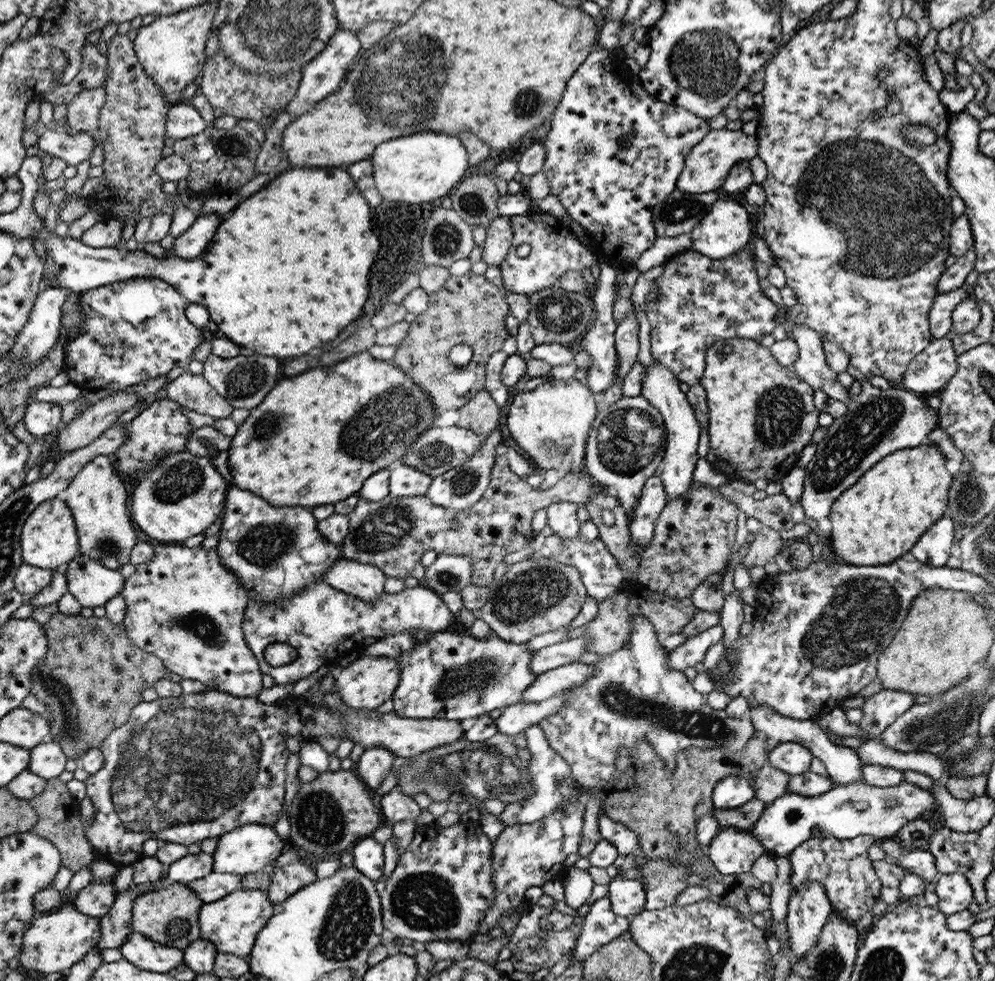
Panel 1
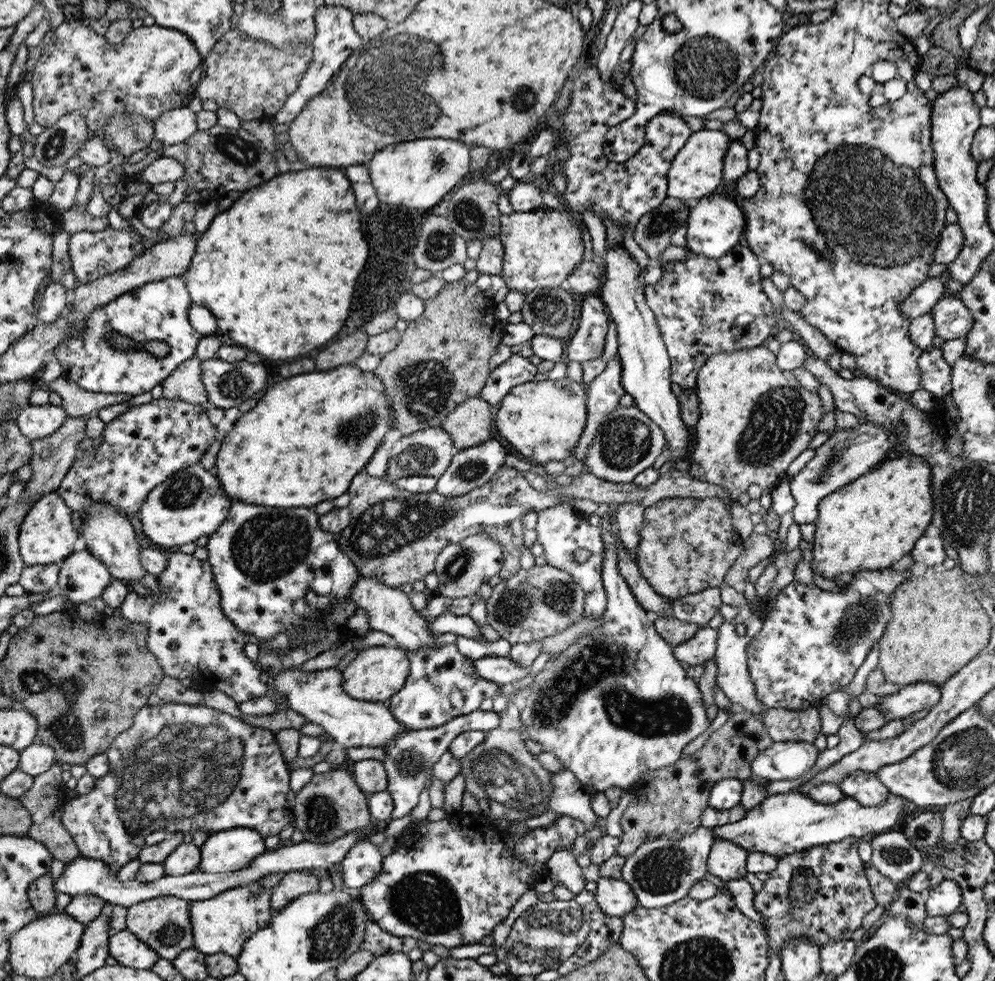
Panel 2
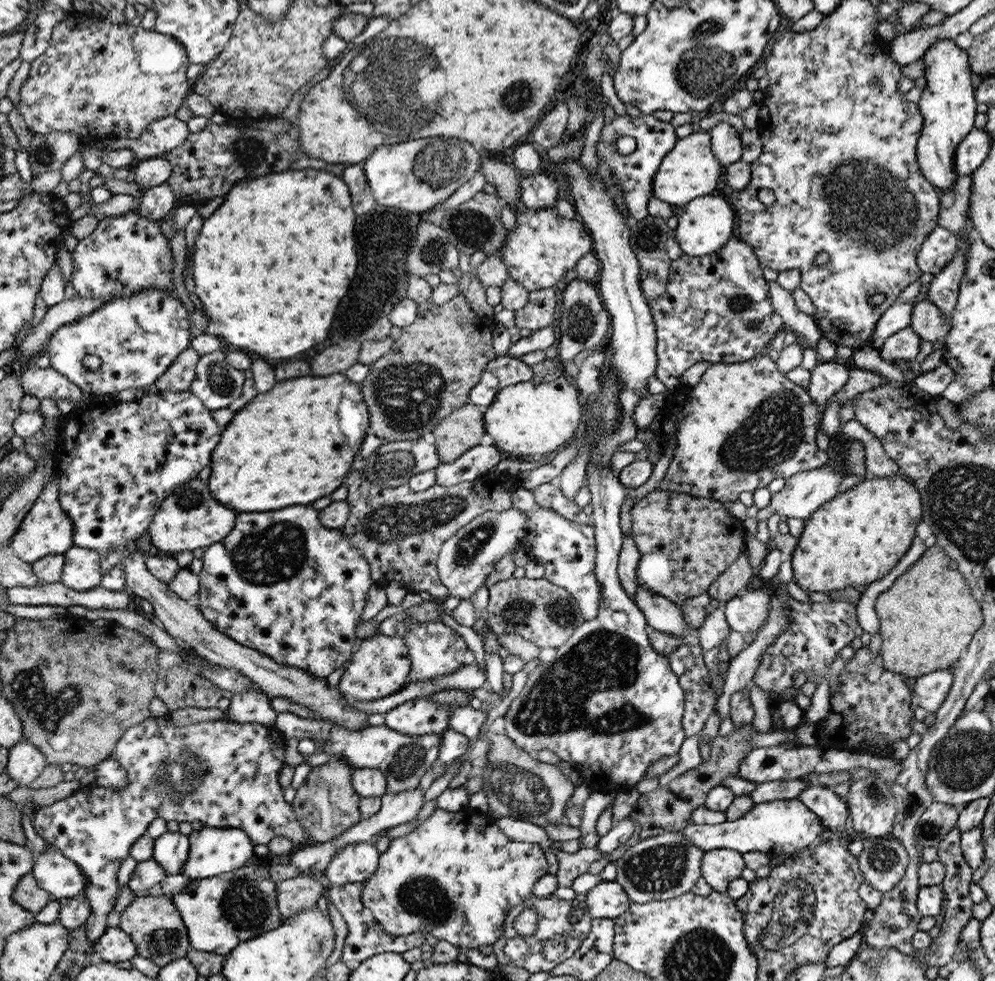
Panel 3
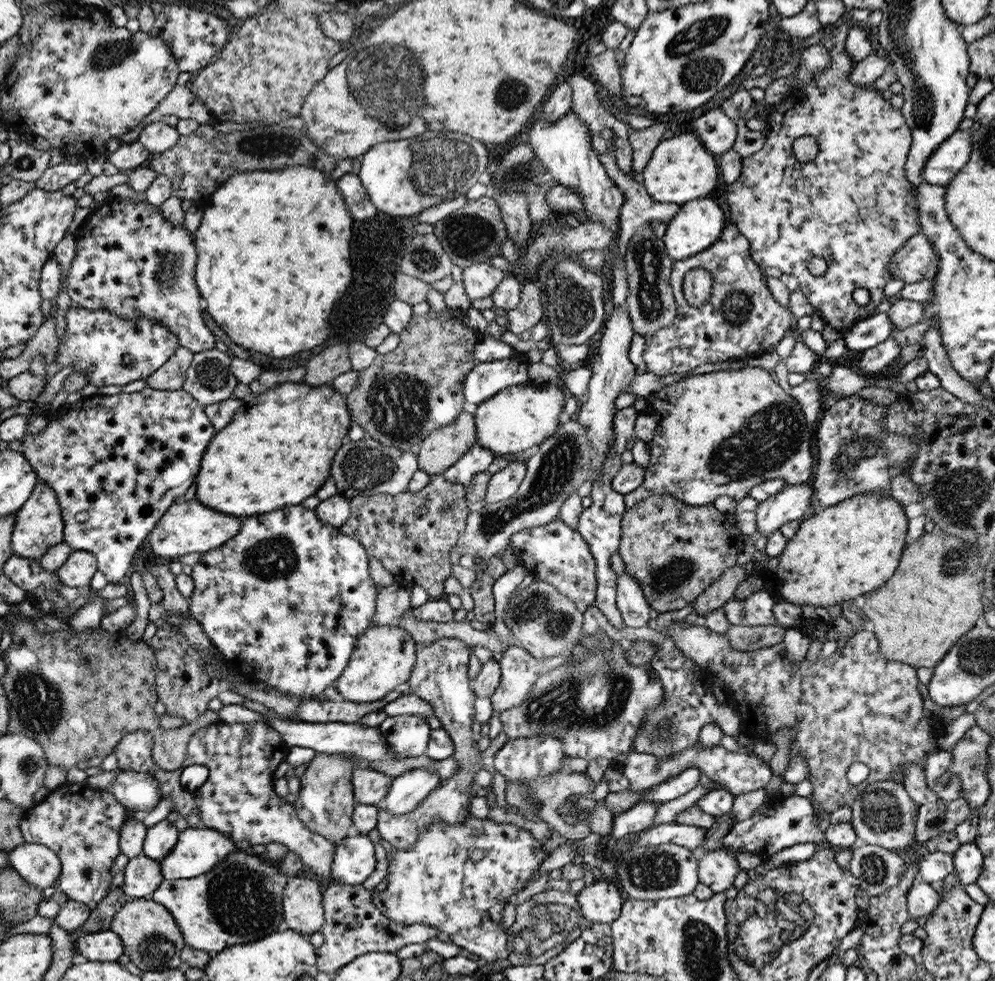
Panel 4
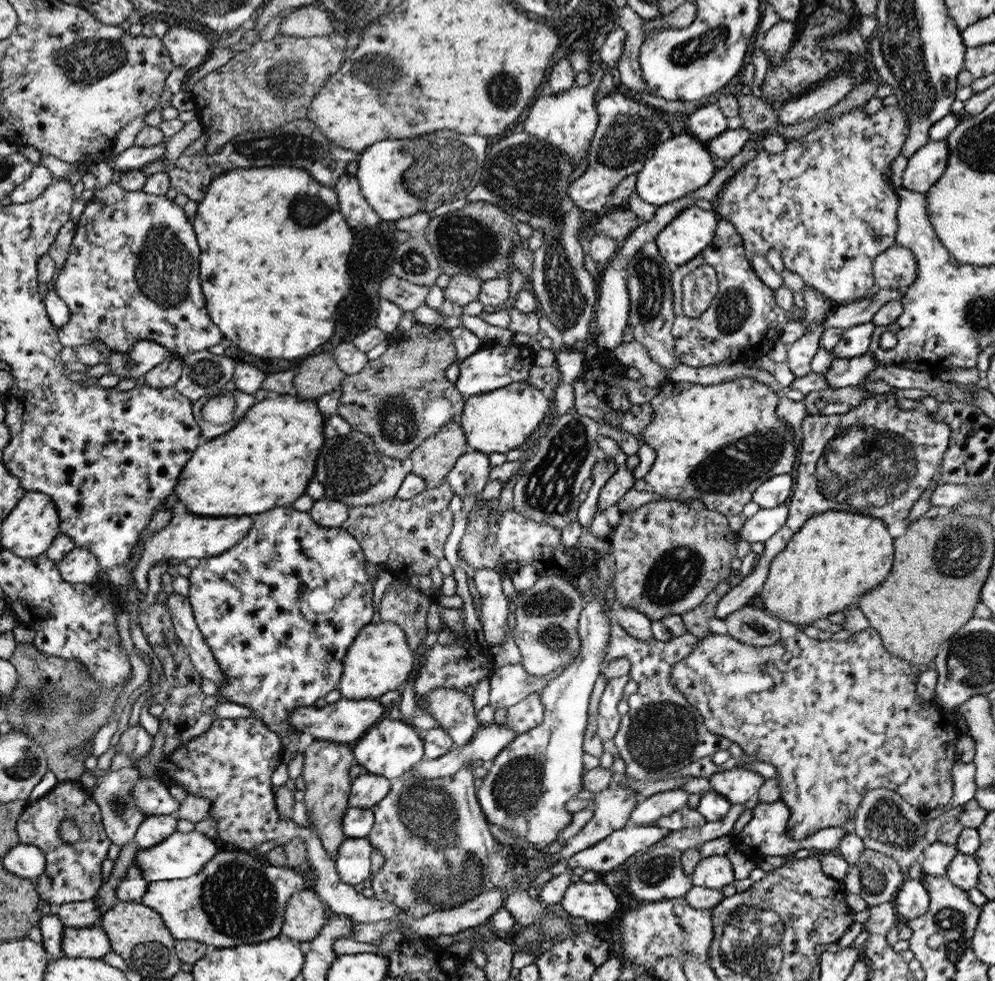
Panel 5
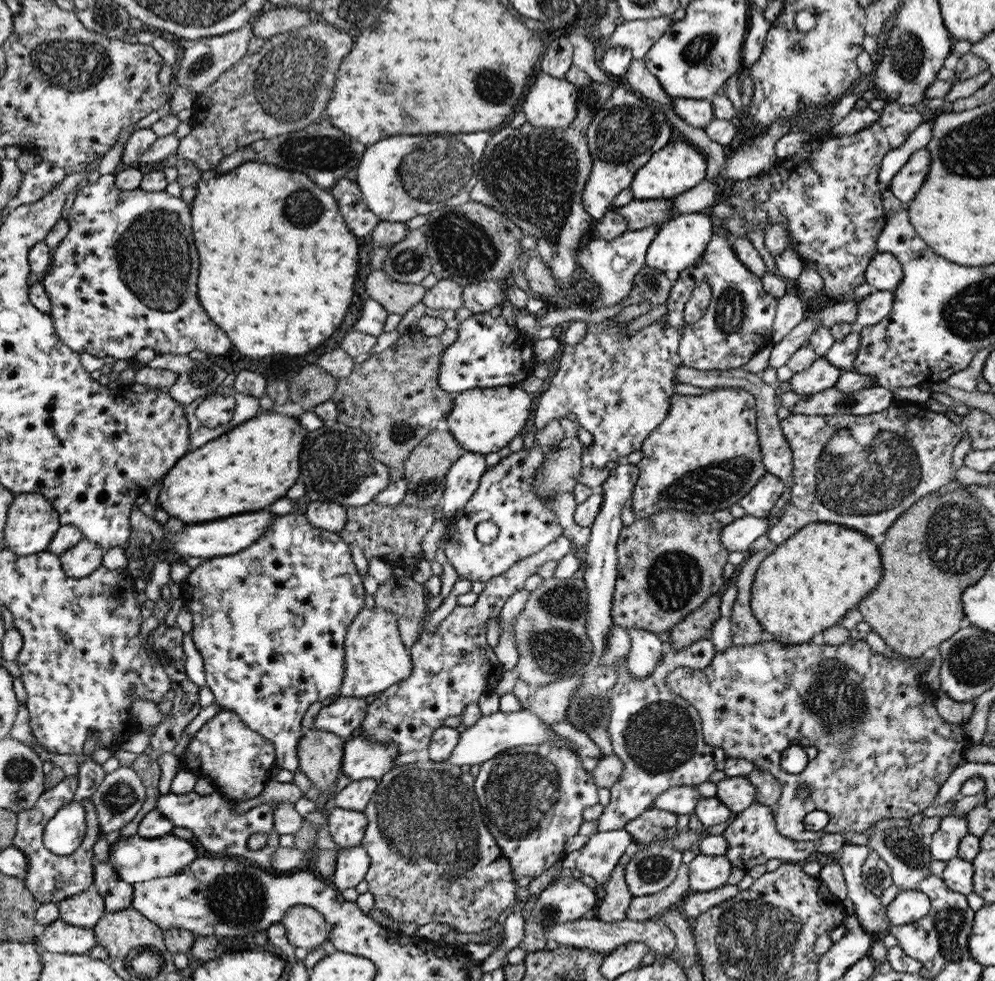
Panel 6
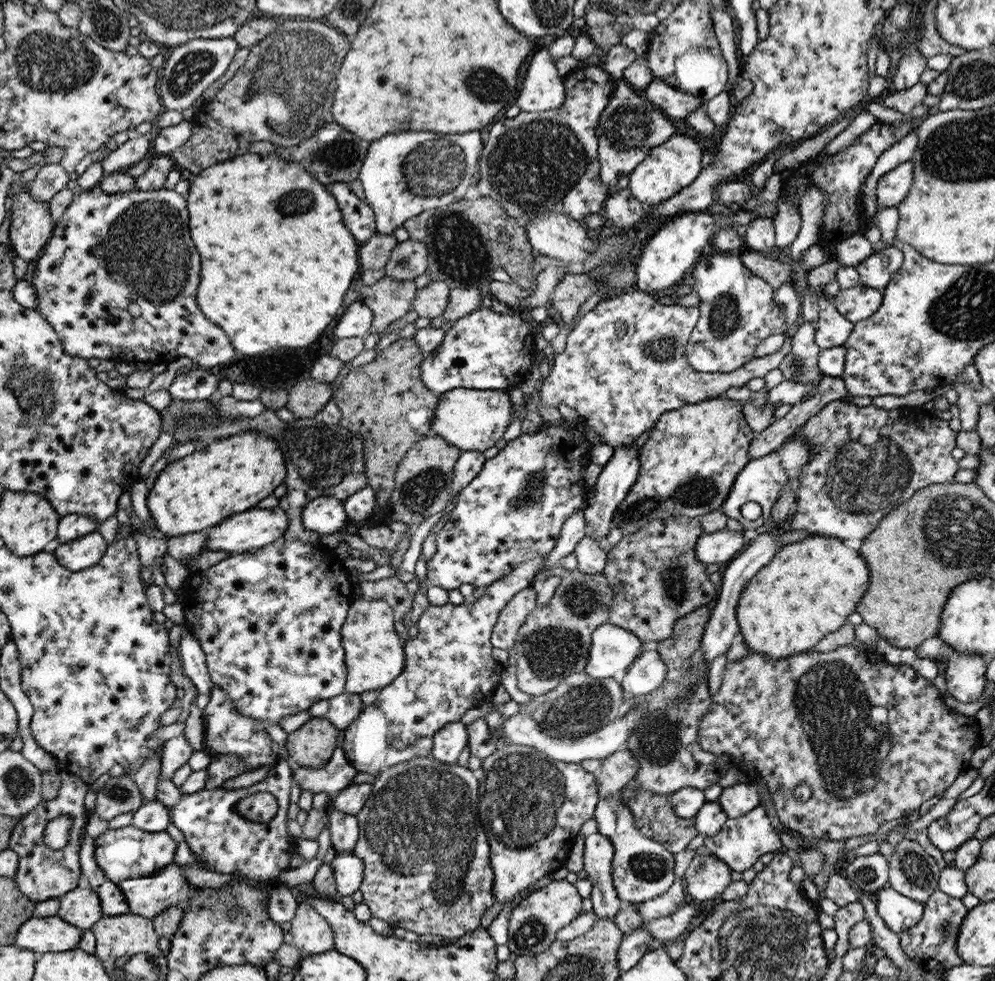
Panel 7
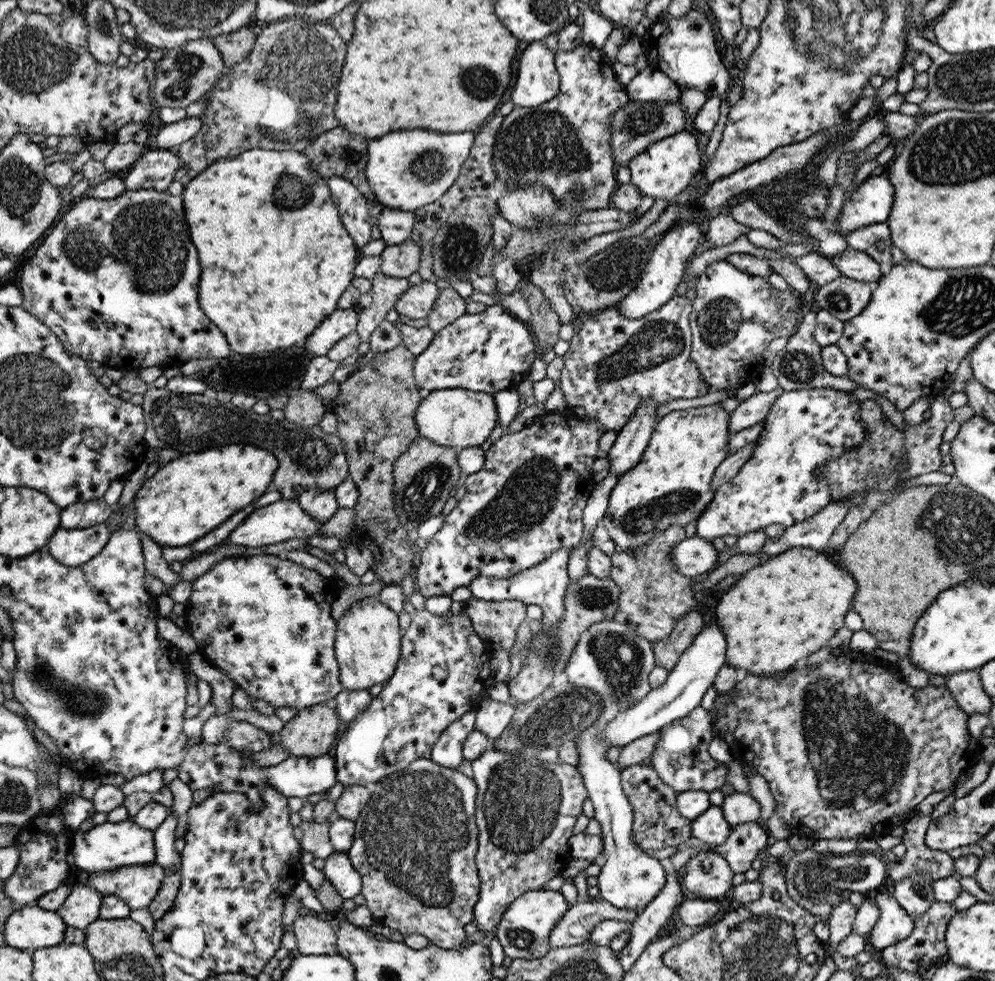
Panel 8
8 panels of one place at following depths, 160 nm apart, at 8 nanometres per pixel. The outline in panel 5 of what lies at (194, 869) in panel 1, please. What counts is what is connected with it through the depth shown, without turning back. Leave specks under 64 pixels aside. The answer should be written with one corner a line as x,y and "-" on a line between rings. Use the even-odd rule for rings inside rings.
172,814
145,817
133,839
139,849
153,847
176,831
177,821
176,815

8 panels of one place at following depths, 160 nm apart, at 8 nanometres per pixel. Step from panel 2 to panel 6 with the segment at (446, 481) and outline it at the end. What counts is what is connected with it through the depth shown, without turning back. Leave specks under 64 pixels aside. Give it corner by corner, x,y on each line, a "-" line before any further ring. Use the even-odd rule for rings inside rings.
473,452
463,454
448,470
445,489
438,508
444,516
453,516
476,492
482,474
487,471
485,455

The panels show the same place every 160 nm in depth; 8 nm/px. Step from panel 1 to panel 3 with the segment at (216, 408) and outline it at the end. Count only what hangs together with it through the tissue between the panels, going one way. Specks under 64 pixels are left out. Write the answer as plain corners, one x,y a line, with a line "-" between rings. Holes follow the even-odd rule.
193,348
183,350
155,382
156,388
160,392
190,391
199,357

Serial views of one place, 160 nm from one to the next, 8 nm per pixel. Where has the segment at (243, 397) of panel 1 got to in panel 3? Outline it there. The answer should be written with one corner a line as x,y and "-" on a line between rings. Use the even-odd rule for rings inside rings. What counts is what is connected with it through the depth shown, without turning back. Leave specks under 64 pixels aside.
225,351
199,357
190,391
212,411
226,408
244,394
244,373
225,361

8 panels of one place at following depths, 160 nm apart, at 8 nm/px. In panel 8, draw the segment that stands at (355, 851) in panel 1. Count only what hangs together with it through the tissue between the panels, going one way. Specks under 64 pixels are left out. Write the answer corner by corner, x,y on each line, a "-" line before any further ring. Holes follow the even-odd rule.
334,851
328,858
325,858
326,865
320,870
332,886
343,898
354,898
360,894
360,876
352,866
351,855
345,851

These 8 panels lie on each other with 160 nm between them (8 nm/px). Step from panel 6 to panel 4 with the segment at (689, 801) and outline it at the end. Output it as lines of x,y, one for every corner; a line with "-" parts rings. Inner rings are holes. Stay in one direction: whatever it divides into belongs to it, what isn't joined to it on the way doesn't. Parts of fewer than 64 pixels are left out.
642,802
642,804
636,804
623,814
618,815
613,820
613,828
611,830
613,838
610,843
623,836
649,828
656,818
656,813
667,807
656,802

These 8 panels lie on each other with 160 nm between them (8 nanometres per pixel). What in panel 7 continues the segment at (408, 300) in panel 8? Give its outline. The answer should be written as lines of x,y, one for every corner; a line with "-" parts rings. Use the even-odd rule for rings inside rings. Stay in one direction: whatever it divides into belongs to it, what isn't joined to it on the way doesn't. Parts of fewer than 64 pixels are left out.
432,281
426,288
417,290
412,300
412,310
418,317
437,321
446,310
451,289
446,283

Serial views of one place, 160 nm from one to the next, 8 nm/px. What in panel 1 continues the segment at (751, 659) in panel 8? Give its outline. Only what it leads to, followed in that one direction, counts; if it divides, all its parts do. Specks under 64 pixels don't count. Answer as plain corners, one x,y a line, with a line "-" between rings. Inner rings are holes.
924,444
904,448
885,456
869,468
851,487
836,498
829,519
832,523
830,549
846,564
876,566
890,564
906,554
918,542
924,532
943,517
949,504
949,490
954,478
947,469
945,457
936,445

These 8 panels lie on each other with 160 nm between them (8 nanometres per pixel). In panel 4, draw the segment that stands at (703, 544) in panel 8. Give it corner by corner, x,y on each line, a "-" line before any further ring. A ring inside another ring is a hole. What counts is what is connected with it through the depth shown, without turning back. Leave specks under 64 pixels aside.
810,480
802,484
785,484
780,492
759,503
755,510
756,529
771,537
783,524
802,518
809,510
813,495

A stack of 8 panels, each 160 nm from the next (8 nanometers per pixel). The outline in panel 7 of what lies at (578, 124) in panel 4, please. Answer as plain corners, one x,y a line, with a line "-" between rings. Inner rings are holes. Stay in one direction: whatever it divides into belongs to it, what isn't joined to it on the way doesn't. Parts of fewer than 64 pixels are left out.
548,49
530,56
530,64
516,100
517,107
527,114
557,109
565,99
564,79
558,75

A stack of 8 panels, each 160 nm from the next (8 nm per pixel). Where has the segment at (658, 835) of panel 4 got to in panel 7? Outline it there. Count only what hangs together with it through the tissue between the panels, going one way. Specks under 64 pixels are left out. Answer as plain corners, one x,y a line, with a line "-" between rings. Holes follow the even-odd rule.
603,834
586,835
584,840
584,869
592,881
591,900
599,918
614,918
622,901
618,898
612,879
612,841

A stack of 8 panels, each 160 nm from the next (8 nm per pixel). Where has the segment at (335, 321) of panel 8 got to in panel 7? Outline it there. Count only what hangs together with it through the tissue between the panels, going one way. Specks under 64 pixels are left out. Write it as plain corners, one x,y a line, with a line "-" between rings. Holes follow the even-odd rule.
361,300
354,301
348,311
344,312
344,316
340,316
336,328
332,328
332,336
336,339
350,337
366,339
372,322
374,322
374,315
370,308

